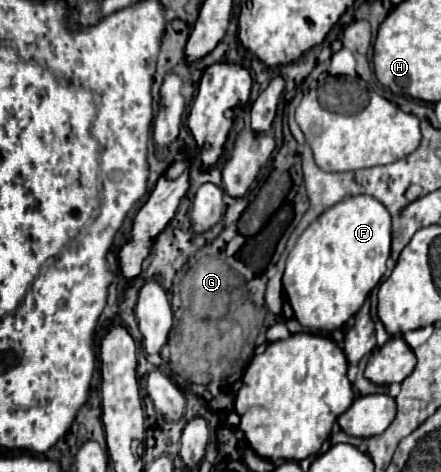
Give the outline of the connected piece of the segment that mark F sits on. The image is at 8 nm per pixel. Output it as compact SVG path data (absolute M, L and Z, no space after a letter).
M353 195L345 197L337 205L323 211L297 239L293 251L287 257L287 267L283 275L283 289L287 299L295 311L295 319L309 329L333 331L347 323L353 317L365 297L371 293L373 287L379 285L391 251L391 215L381 201L371 195Z

